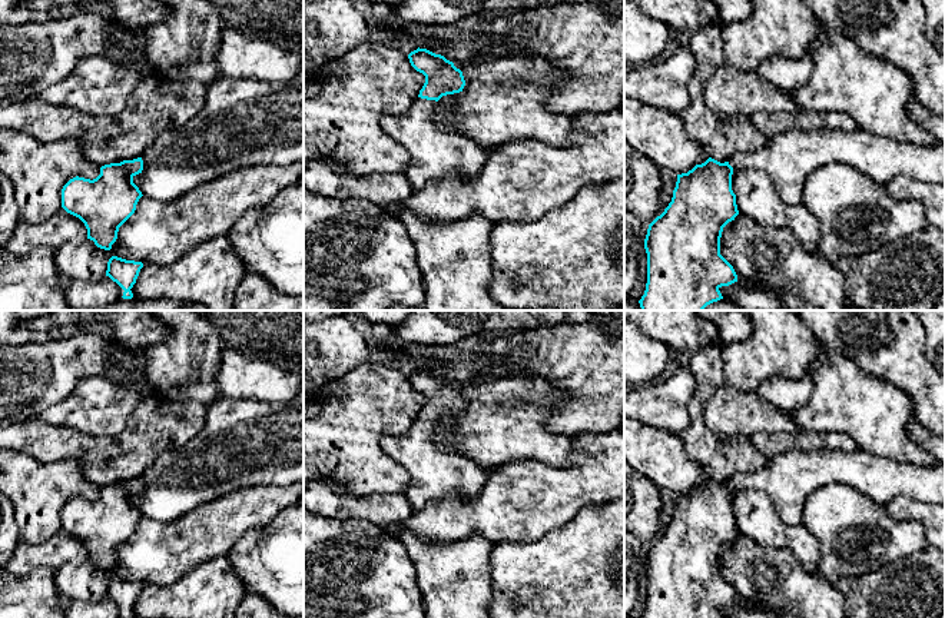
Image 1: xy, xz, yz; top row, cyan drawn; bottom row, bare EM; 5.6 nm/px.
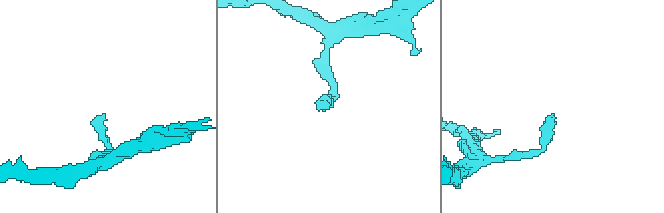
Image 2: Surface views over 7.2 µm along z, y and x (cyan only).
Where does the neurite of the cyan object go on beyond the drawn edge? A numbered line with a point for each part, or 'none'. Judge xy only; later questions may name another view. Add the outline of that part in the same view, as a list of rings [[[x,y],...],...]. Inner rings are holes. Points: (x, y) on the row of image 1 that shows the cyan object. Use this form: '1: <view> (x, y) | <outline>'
none

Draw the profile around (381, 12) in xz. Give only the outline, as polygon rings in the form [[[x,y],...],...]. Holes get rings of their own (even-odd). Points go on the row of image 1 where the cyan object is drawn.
[[[372,3],[372,16],[377,21],[387,20],[392,16],[394,6],[387,3]]]

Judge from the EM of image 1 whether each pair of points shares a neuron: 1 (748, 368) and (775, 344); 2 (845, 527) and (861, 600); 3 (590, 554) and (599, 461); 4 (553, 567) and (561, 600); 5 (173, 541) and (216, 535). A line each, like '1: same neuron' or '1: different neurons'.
1: same neuron
2: different neurons
3: different neurons
4: same neuron
5: same neuron

